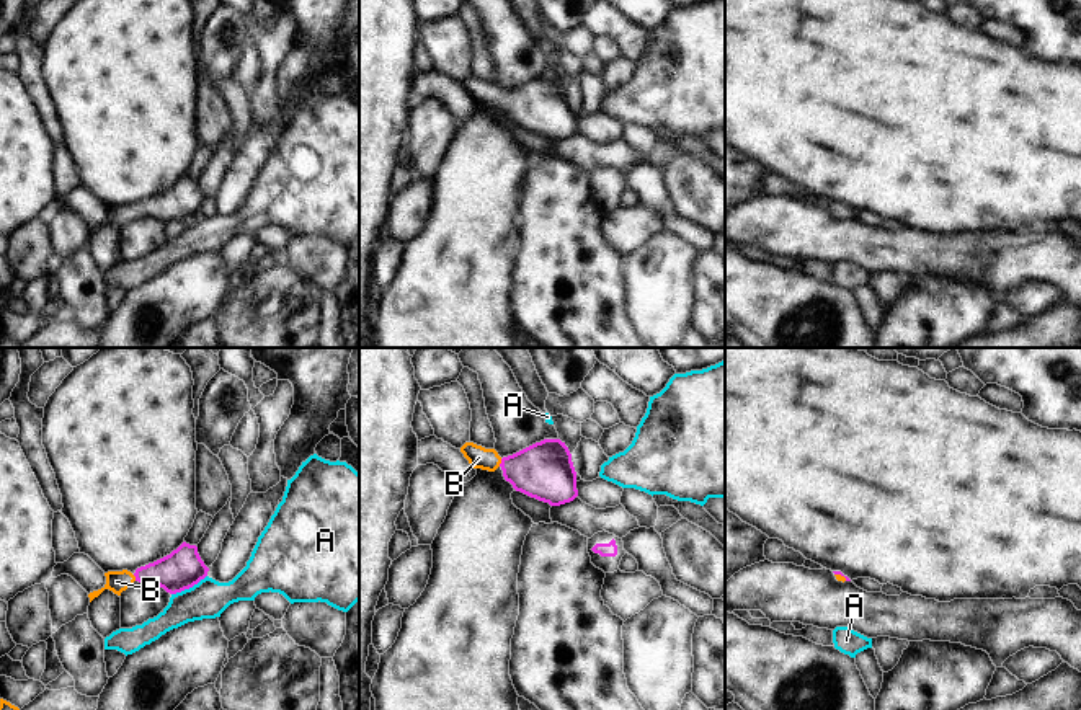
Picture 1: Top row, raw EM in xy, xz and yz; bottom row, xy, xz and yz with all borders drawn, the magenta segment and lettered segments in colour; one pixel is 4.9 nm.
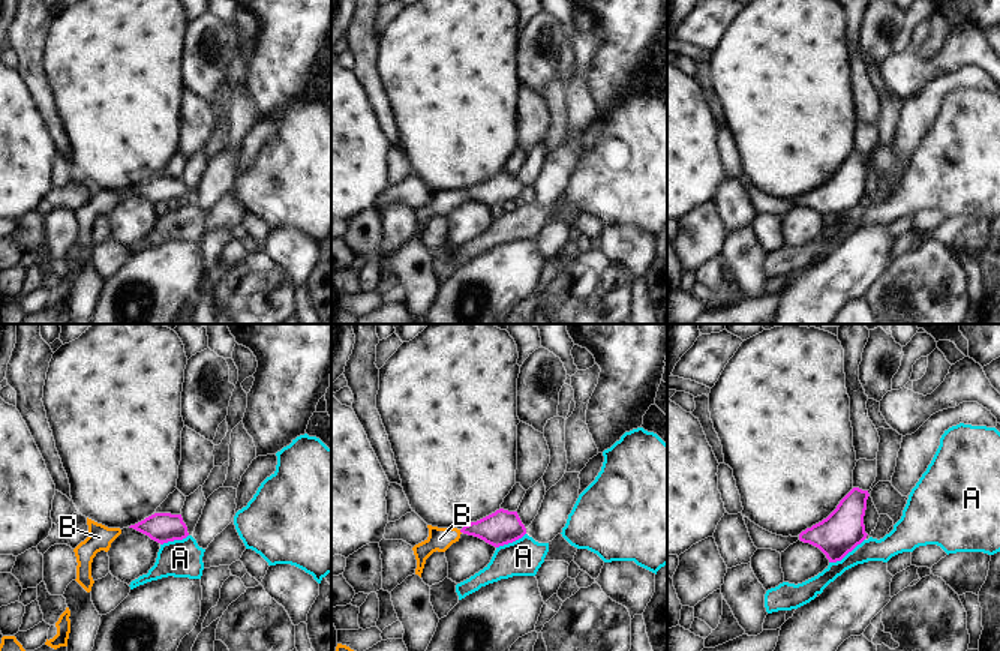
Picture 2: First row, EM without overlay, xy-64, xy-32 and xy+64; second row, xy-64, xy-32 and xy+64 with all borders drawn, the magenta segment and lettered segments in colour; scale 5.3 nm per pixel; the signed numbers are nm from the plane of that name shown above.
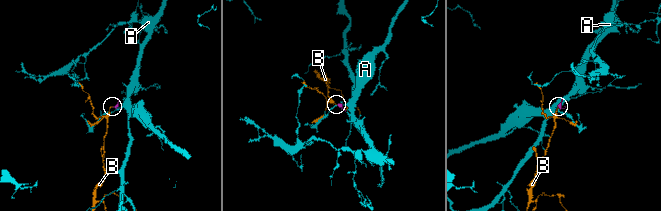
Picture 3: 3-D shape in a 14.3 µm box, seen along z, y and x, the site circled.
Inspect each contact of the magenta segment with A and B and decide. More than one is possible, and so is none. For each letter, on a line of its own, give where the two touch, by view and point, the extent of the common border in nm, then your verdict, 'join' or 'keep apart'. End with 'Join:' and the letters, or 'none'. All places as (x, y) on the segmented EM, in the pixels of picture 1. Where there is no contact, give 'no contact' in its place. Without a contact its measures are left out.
A: xy (188, 588) | 200 nm | keep apart
B: xz (502, 462) | 40 nm | join
Join: B

